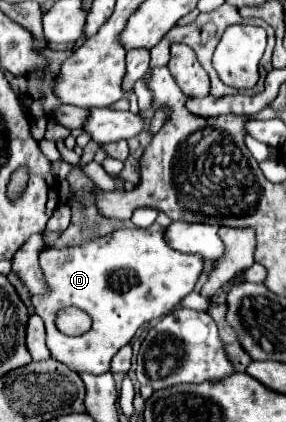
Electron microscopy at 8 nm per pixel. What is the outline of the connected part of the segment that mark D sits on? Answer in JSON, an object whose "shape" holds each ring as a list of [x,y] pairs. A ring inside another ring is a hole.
{"shape":[[[158,223],[146,229],[118,229],[82,247],[50,247],[40,255],[40,265],[46,267],[50,295],[32,297],[32,303],[46,323],[48,349],[56,361],[66,363],[76,373],[88,371],[100,375],[110,371],[112,357],[132,341],[142,323],[164,317],[192,293],[204,269],[204,259],[172,249],[164,239],[164,231]],[[64,307],[84,309],[92,319],[90,331],[80,337],[60,333],[54,319],[58,309]]]}

